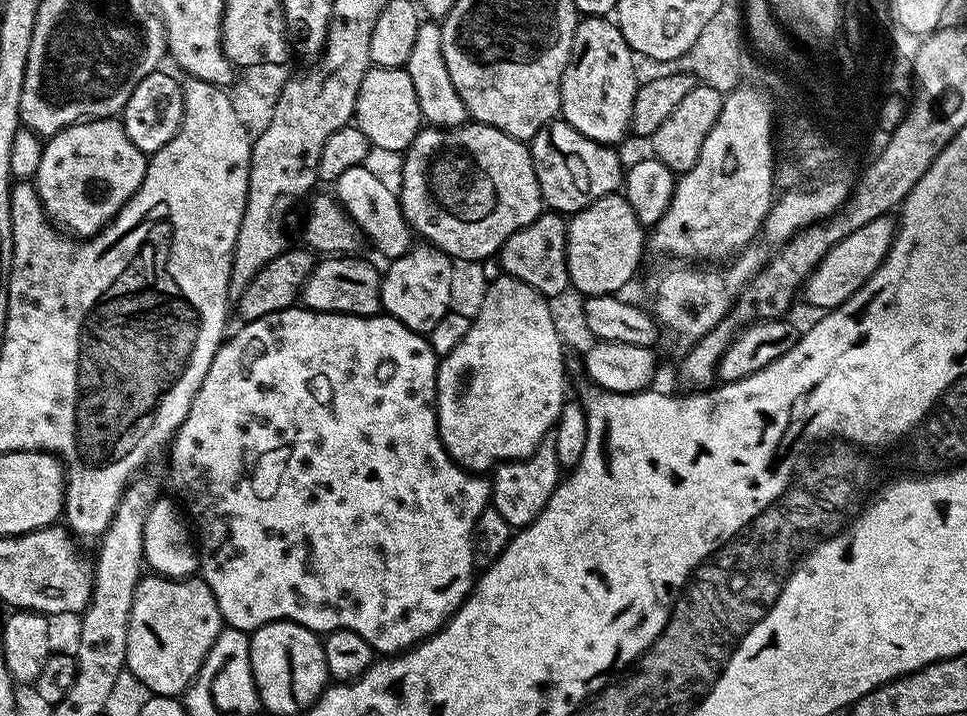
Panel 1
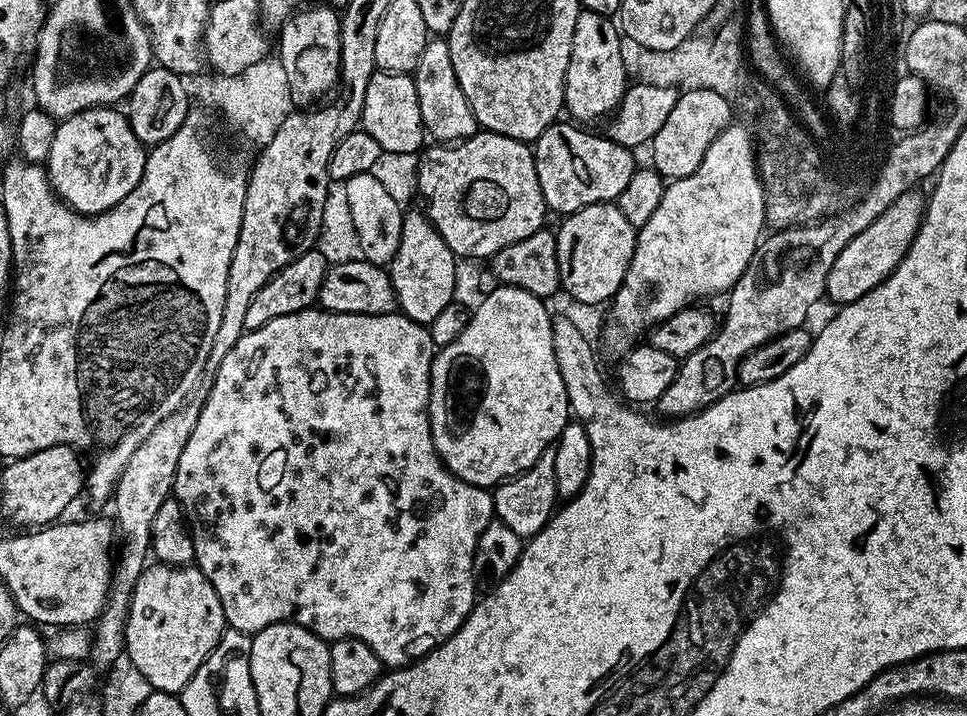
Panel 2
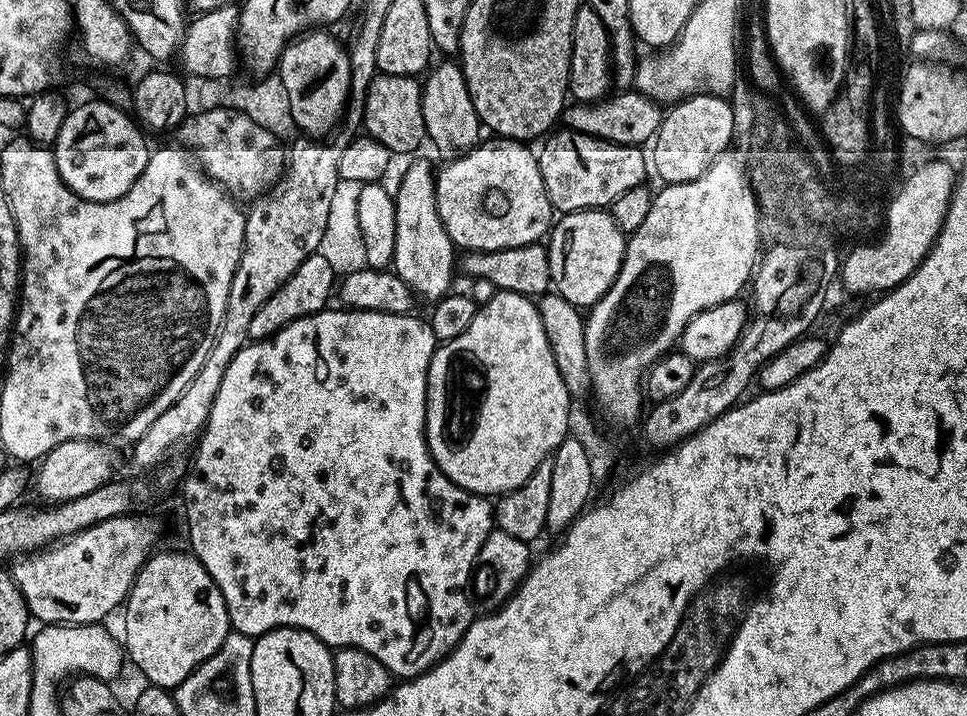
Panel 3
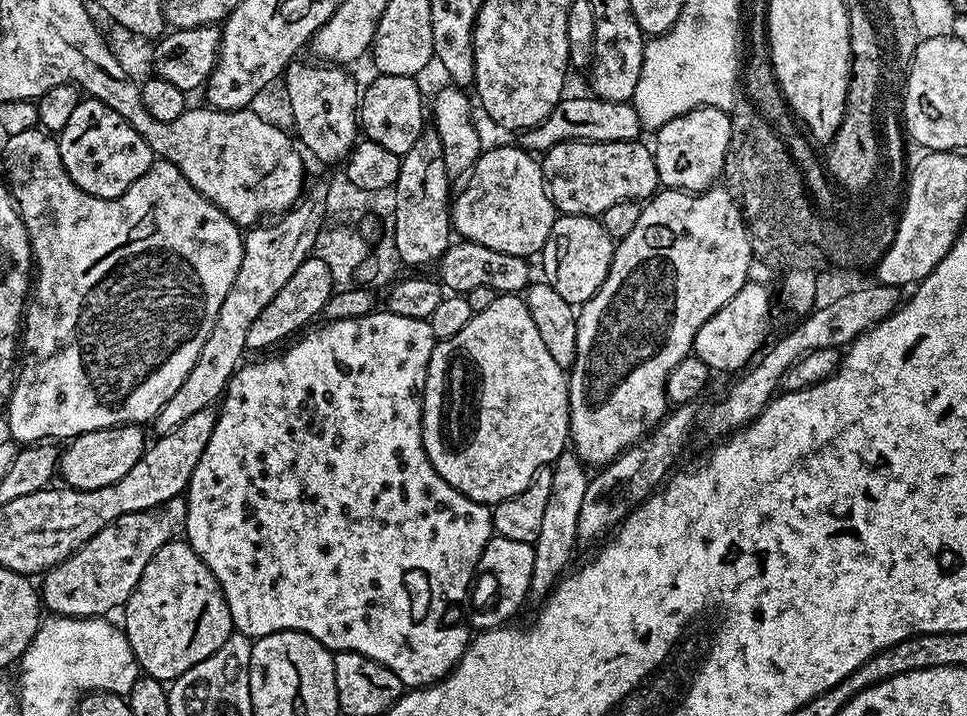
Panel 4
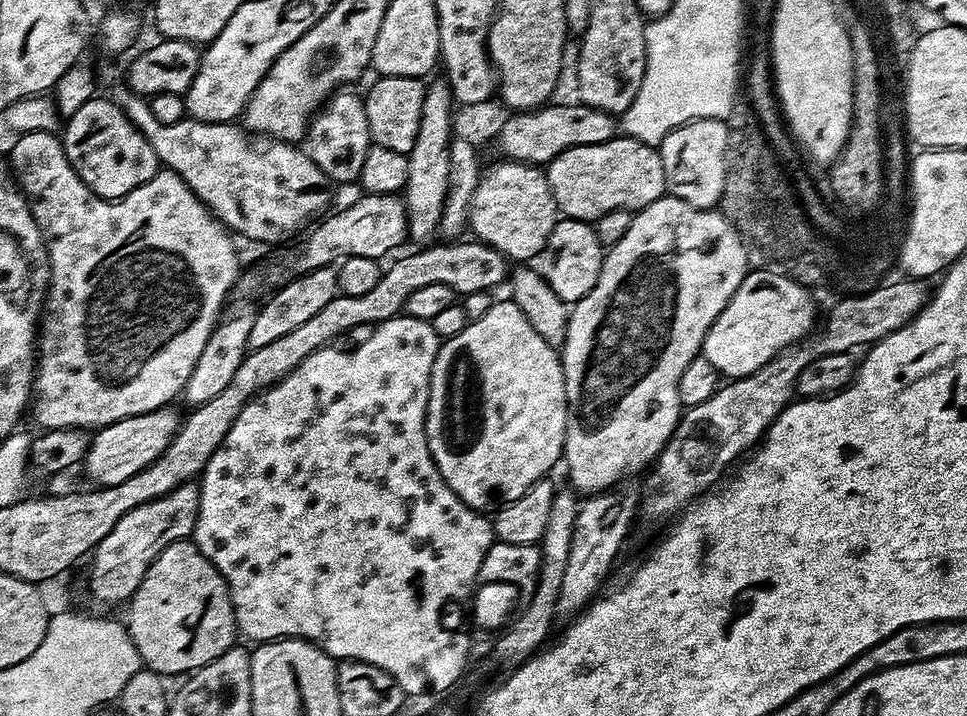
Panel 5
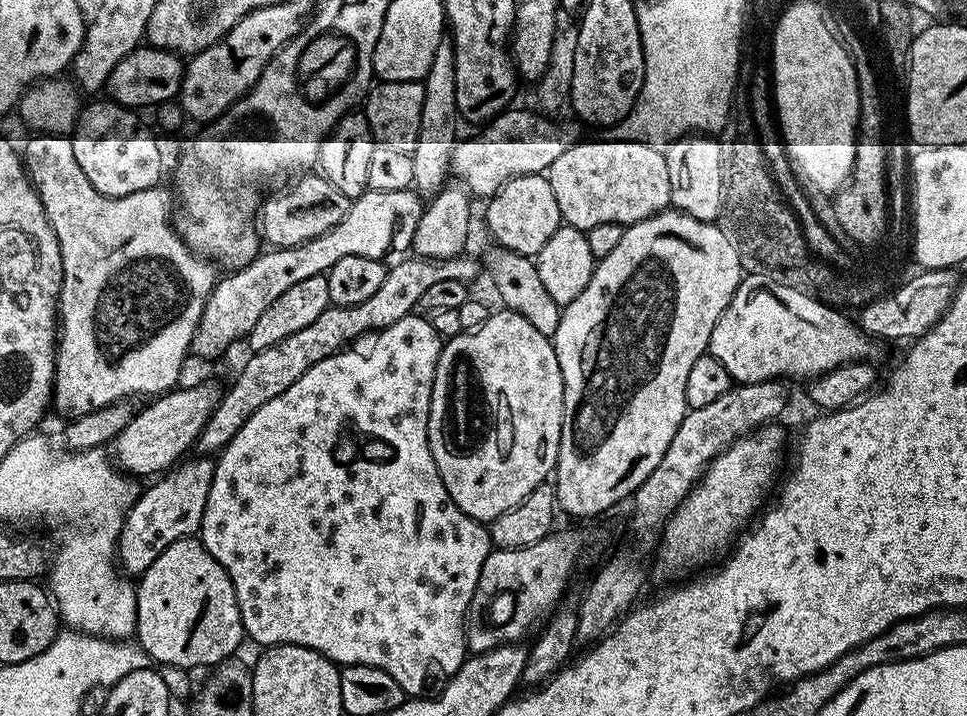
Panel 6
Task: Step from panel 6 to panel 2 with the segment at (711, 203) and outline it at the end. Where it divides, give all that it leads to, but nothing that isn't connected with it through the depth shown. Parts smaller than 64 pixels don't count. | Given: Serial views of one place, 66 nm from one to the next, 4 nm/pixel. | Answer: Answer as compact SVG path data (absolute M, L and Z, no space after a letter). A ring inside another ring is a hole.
M690 89L681 91L673 110L667 115L662 128L654 134L650 143L652 149L651 167L655 168L665 181L681 180L698 166L702 166L702 158L706 158L706 150L710 150L710 142L714 142L717 134L733 123L733 105L720 94L708 89Z

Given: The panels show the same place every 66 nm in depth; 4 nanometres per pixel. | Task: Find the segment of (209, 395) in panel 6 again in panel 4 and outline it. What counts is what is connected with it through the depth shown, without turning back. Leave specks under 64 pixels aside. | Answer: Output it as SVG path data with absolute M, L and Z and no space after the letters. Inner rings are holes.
M121 424L118 428L103 428L72 437L60 453L59 479L64 479L61 481L67 487L78 490L98 490L118 482L118 478L134 470L134 462L144 457L144 431L138 424Z

